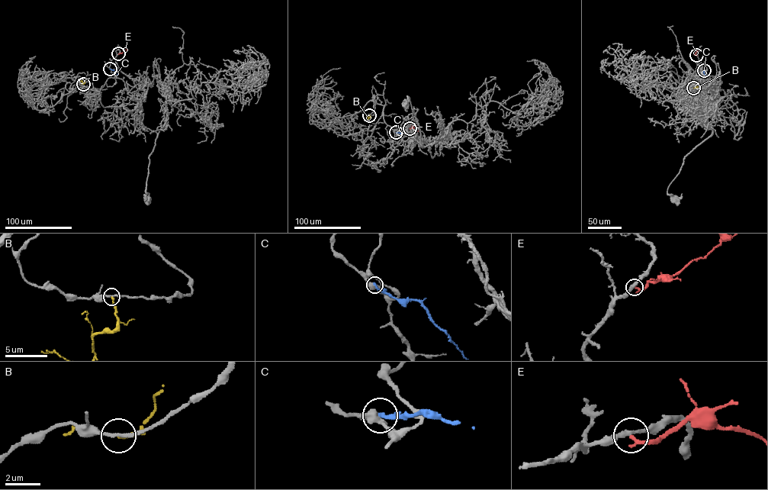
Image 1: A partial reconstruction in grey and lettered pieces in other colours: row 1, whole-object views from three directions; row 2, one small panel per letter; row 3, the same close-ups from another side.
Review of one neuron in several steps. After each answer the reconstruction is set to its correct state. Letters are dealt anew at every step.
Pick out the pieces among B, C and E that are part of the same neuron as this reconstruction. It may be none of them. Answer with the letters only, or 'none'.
none

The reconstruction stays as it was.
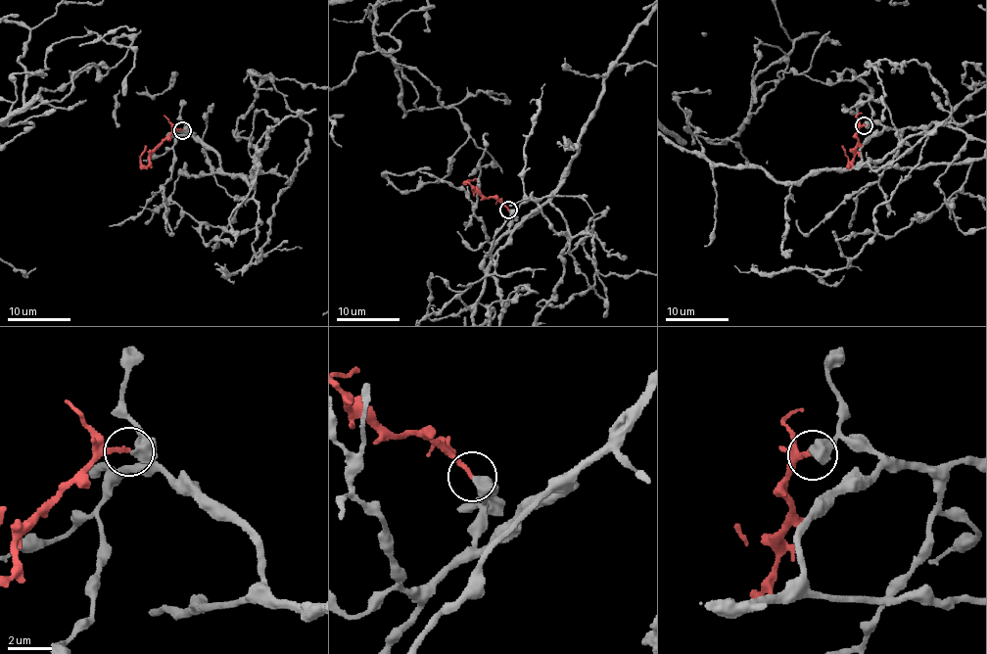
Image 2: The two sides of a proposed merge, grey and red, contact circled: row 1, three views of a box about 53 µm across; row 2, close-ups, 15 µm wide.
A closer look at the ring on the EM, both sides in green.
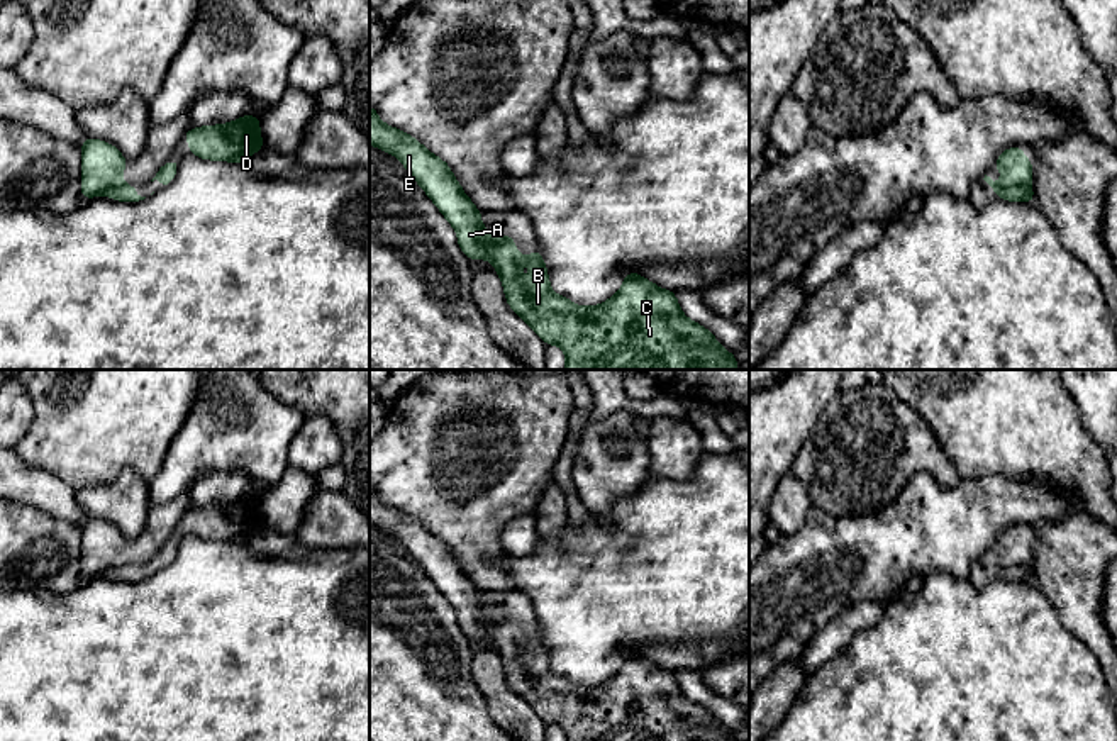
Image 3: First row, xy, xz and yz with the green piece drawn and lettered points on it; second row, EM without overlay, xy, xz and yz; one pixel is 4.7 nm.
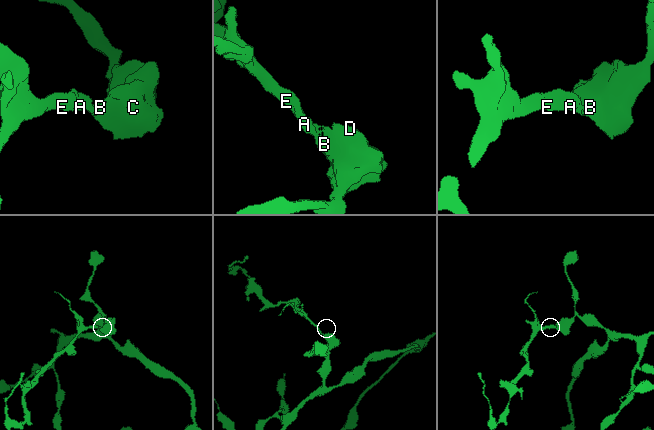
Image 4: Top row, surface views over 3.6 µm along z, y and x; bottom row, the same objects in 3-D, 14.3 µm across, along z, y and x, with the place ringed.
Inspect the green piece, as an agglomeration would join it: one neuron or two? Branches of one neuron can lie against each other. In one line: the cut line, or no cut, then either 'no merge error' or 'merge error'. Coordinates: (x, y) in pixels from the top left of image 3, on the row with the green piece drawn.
yz (1028, 182), (994, 189) | merge error

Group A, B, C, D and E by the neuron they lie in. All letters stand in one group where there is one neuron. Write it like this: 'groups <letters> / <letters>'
groups A E / B C D

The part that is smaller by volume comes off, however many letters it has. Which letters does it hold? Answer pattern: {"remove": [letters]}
{"remove": ["A", "E"]}

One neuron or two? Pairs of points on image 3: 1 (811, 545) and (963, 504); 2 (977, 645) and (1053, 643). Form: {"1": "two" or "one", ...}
{"1": "one", "2": "one"}

